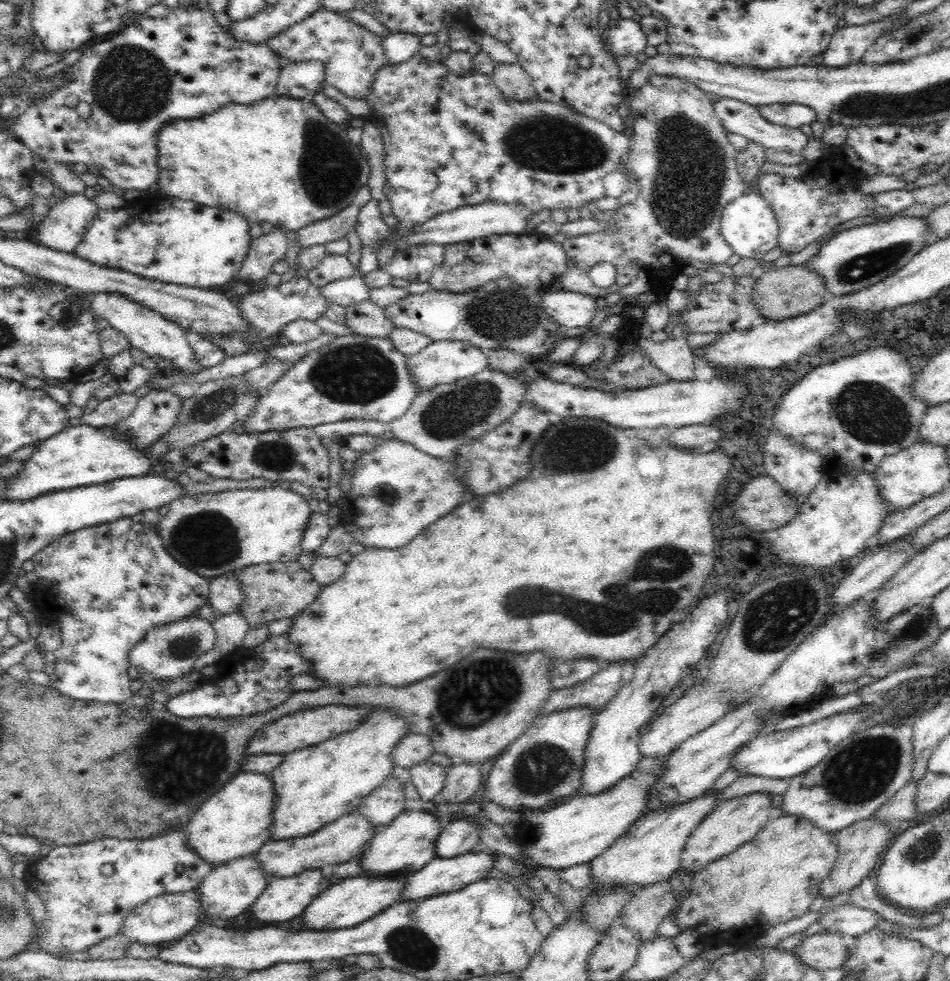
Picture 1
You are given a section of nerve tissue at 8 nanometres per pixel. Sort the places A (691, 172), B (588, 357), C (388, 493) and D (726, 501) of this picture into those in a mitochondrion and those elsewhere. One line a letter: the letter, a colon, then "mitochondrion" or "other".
A: mitochondrion
B: other
C: mitochondrion
D: other

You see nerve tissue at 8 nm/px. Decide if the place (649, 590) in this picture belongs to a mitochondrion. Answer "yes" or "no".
yes

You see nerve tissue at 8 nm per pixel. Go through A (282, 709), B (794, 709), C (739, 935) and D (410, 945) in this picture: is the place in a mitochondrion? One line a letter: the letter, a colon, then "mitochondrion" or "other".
A: other
B: other
C: other
D: mitochondrion

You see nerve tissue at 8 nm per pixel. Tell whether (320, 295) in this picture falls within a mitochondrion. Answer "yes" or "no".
no

